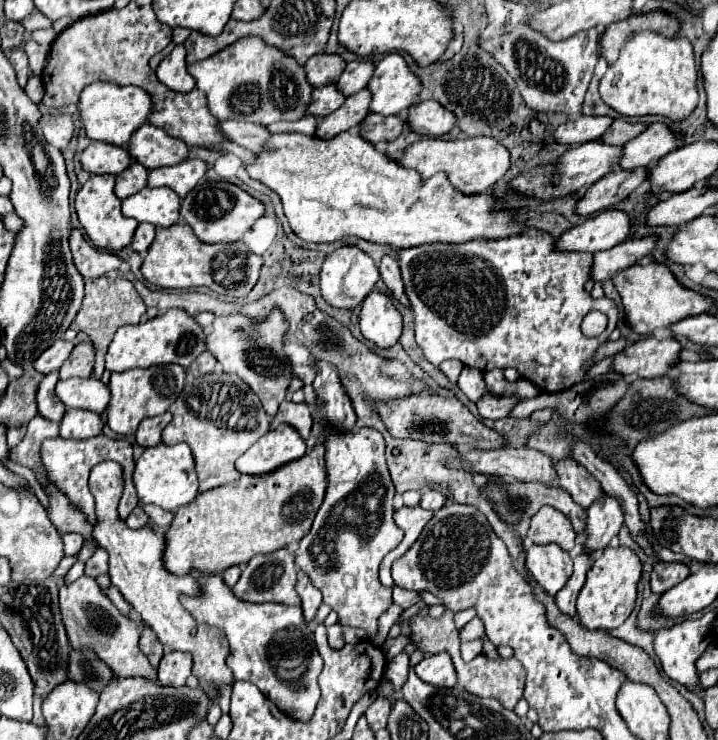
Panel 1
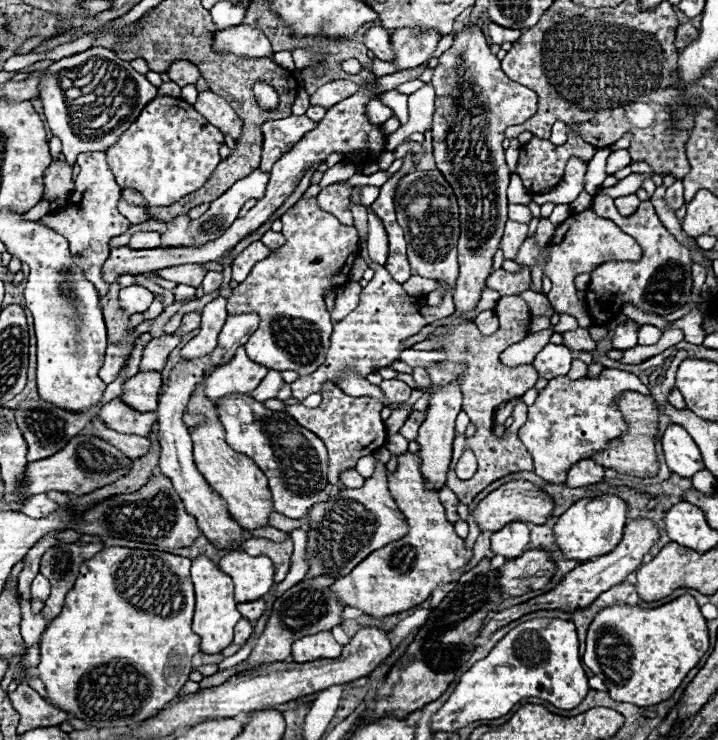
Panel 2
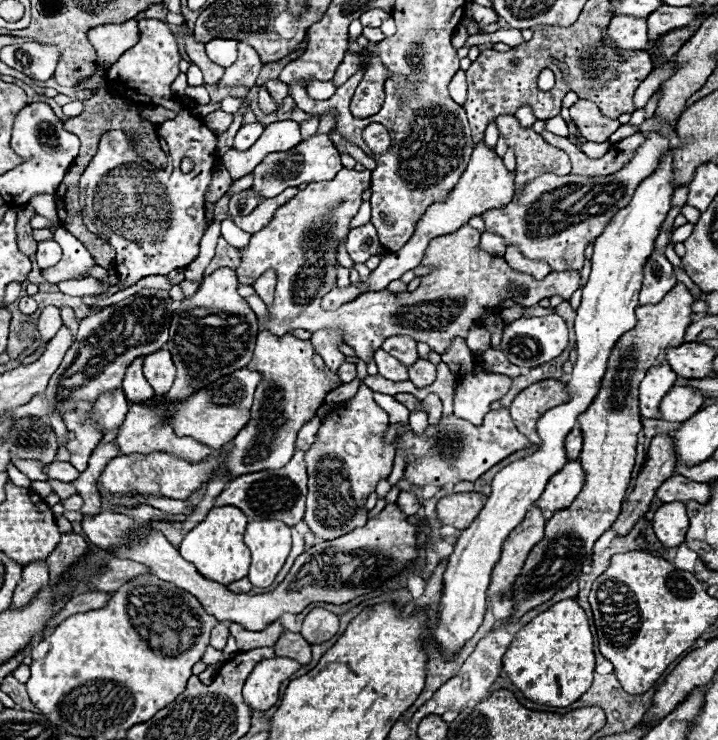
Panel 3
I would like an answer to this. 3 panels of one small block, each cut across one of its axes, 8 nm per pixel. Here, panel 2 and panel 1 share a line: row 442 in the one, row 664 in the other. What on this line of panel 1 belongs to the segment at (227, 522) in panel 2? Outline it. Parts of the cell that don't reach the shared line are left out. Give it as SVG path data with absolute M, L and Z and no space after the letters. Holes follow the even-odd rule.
M168 652L158 666L158 680L164 686L184 686L192 670L192 656L188 652Z

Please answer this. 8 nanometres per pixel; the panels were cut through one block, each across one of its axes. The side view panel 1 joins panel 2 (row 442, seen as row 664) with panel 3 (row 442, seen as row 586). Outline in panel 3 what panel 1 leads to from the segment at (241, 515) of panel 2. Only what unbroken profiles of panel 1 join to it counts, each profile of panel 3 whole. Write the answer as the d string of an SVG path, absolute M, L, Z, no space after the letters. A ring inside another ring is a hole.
M132 404L130 412L126 414L126 420L120 426L116 444L120 448L120 454L148 454L148 452L168 452L174 454L186 462L202 462L206 456L212 454L210 446L204 446L190 437L178 438L174 428L166 422L170 418L170 412L164 406L150 406L150 404Z

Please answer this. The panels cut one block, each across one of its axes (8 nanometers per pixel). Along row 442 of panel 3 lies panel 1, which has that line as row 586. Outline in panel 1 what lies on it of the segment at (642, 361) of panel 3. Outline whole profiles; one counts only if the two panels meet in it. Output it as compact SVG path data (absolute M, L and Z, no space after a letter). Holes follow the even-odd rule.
M626 546L604 548L602 554L590 566L590 570L586 574L586 584L580 590L578 600L576 600L580 624L590 630L594 630L594 628L612 630L612 628L620 626L634 608L636 586L638 586L640 574L642 574L642 564L630 548L626 548Z

